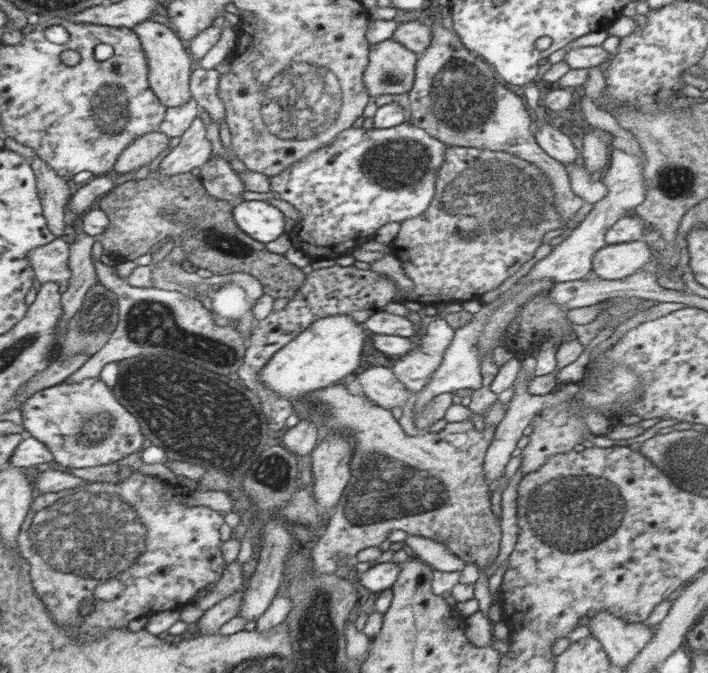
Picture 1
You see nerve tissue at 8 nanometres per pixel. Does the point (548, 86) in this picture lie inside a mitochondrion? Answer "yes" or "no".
no

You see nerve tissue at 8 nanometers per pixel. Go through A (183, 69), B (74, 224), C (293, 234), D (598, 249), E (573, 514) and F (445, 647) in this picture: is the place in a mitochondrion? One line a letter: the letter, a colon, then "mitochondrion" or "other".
A: other
B: other
C: other
D: other
E: mitochondrion
F: other

